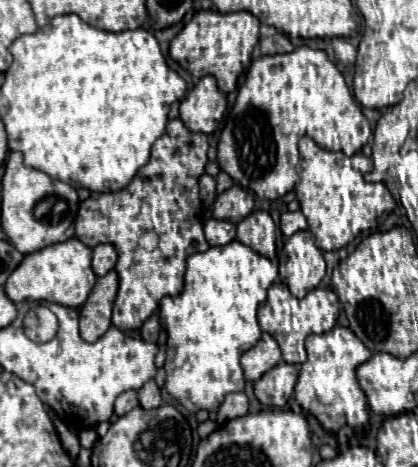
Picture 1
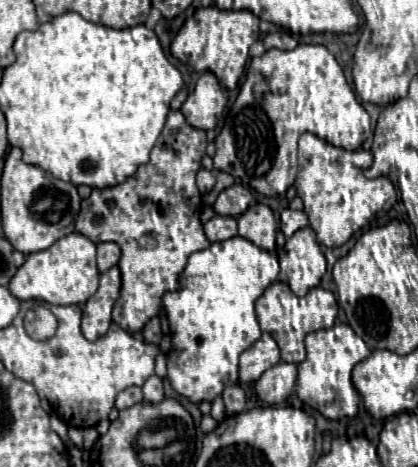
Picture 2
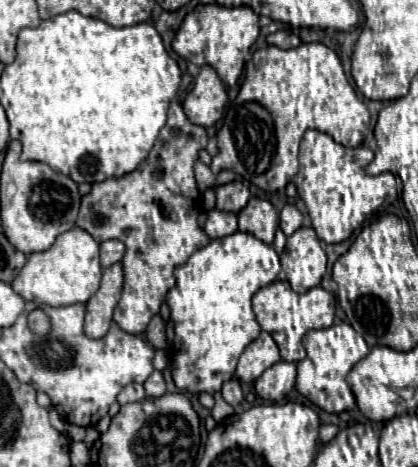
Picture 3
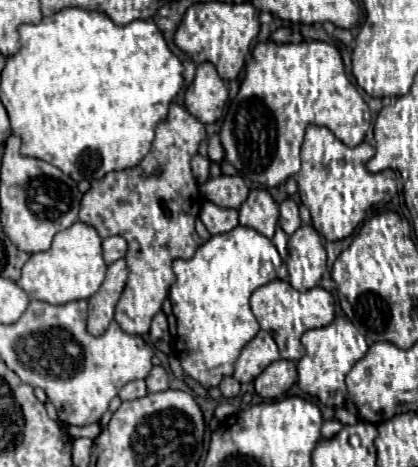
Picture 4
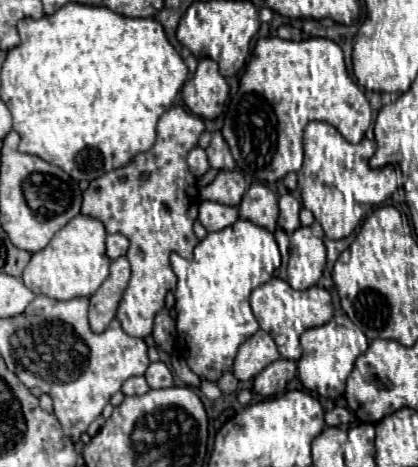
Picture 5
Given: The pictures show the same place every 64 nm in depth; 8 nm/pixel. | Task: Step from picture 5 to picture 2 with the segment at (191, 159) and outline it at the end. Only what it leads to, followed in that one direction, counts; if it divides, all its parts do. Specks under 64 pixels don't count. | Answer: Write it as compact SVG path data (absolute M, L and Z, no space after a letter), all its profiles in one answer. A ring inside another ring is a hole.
M200 168L200 170L198 170L198 174L196 174L196 182L198 182L198 190L200 190L202 194L206 194L206 192L210 192L210 190L212 190L212 186L214 186L216 178L214 178L214 174L212 174L210 170Z

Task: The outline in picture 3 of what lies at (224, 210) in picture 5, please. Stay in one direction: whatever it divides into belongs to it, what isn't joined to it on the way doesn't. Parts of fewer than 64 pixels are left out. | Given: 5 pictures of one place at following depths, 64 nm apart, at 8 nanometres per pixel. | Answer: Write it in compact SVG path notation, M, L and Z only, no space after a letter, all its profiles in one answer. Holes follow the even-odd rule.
M206 210L206 224L204 224L204 232L214 240L214 238L222 238L228 236L232 232L238 230L238 214L234 212L222 212L222 210Z

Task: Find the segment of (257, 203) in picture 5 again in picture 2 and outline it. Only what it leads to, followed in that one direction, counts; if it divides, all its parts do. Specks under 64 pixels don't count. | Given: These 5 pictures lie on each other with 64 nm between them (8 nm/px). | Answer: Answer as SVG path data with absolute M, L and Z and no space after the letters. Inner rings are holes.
M250 204L250 208L238 218L238 234L272 252L276 248L276 218L270 206Z

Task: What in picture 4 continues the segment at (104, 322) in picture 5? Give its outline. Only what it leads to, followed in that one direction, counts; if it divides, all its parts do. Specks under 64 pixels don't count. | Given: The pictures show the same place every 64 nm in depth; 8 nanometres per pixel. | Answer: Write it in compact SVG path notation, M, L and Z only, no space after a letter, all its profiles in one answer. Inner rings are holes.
M116 260L108 266L106 278L100 286L100 290L88 300L88 332L94 336L100 336L106 332L108 324L114 318L116 302L124 290L128 278L128 266L126 260Z

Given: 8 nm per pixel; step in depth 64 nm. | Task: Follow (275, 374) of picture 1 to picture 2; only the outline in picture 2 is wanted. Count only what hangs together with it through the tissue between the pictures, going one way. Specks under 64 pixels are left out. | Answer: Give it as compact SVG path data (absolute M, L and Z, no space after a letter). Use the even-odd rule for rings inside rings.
M278 362L256 382L256 394L266 404L284 404L296 384L296 364Z

